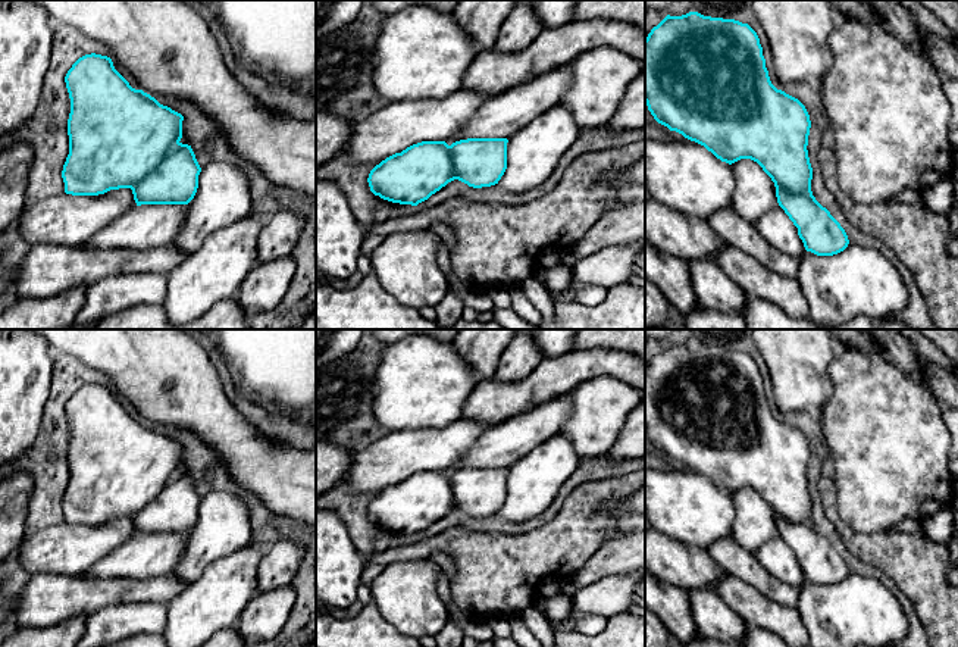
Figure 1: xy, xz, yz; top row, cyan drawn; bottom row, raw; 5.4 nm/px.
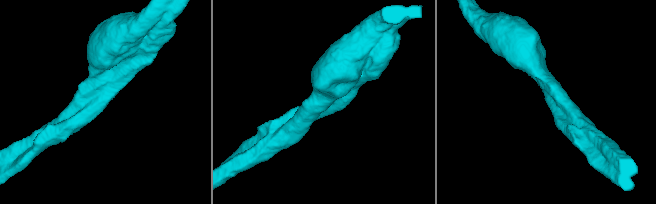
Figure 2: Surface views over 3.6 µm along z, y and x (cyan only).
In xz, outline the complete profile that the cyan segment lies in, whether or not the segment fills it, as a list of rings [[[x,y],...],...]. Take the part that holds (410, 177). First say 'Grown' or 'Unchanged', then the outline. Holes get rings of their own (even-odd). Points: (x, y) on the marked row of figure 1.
Unchanged. [[[467,138],[448,146],[422,141],[376,165],[367,178],[383,200],[417,206],[458,179],[482,188],[498,184],[507,169],[507,138]]]

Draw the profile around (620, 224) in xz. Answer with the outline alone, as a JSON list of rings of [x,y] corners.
[[[645,201],[604,209],[598,224],[573,247],[560,253],[560,260],[573,268],[579,260],[607,247],[645,241]]]

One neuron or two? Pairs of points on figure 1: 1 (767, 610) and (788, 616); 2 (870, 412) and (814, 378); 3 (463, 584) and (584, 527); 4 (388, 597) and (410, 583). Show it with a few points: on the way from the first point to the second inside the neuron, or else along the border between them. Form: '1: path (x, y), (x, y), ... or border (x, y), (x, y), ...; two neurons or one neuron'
1: path (772, 615), (783, 616); one neuron
2: border (835, 355), (829, 366), (832, 394), (817, 415); two neurons
3: path (492, 578), (535, 555), (554, 550); one neuron
4: path (394, 594), (404, 588); one neuron

